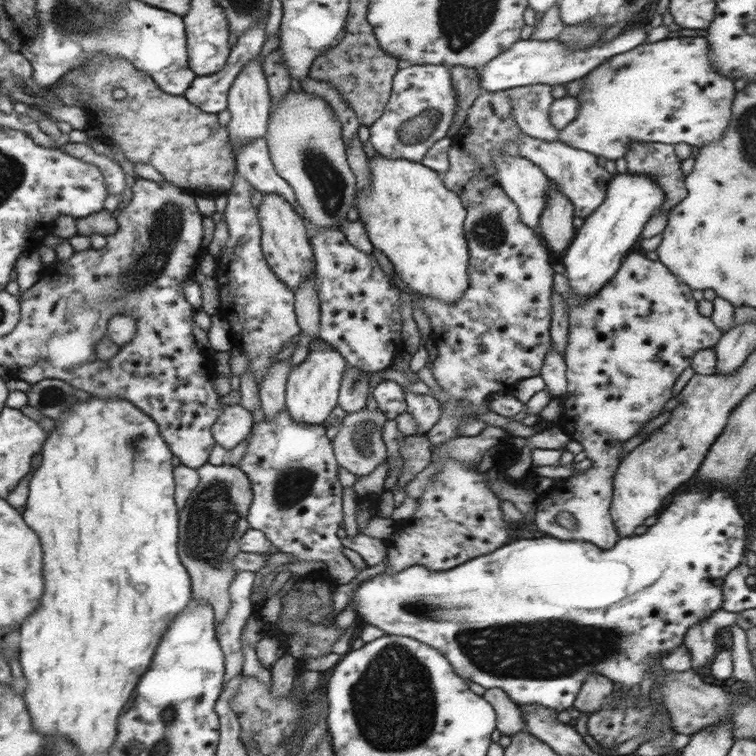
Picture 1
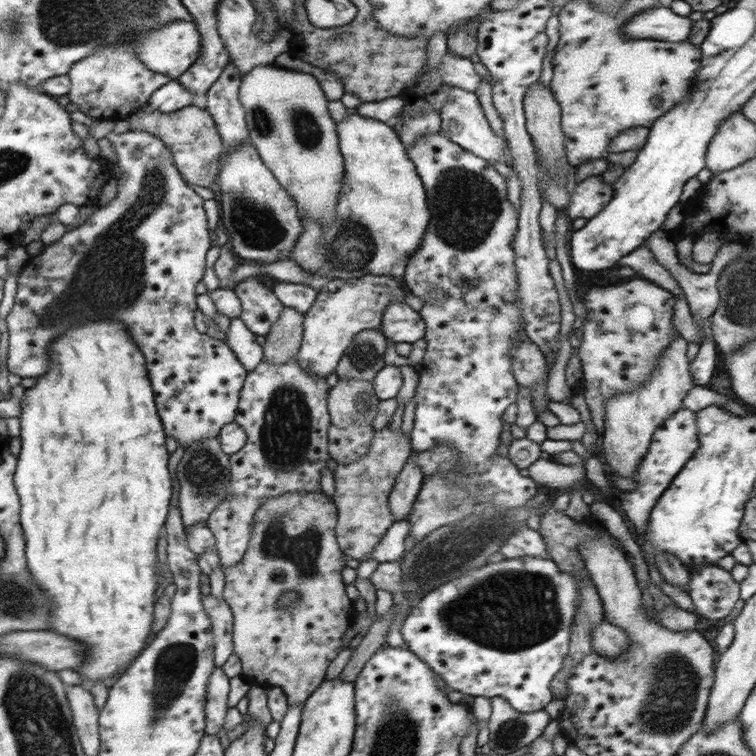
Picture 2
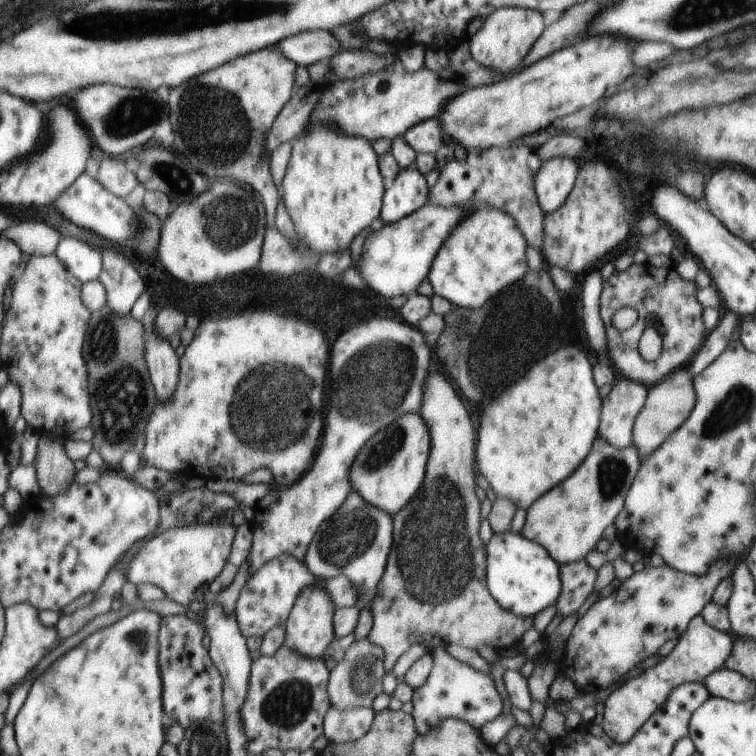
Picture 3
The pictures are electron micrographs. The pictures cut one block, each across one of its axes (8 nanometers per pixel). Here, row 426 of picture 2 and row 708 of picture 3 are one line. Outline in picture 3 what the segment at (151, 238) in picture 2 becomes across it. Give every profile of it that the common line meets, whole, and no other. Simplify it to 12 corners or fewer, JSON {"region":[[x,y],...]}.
{"region":[[185,615],[162,617],[163,711],[224,724],[223,678]]}

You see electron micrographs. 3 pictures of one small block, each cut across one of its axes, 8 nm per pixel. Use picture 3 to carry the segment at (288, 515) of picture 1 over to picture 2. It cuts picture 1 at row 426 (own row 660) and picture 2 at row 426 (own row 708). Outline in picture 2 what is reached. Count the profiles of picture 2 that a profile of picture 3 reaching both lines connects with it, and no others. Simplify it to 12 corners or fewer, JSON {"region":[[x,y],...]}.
{"region":[[297,358],[246,375],[227,495],[206,524],[222,567],[254,513],[321,490],[326,378]]}

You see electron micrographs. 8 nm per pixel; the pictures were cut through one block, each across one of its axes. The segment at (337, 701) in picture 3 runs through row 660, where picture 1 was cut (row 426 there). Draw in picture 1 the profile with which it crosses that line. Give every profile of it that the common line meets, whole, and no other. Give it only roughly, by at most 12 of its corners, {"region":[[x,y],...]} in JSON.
{"region":[[372,407],[348,413],[331,441],[358,478],[387,462],[387,419]]}

